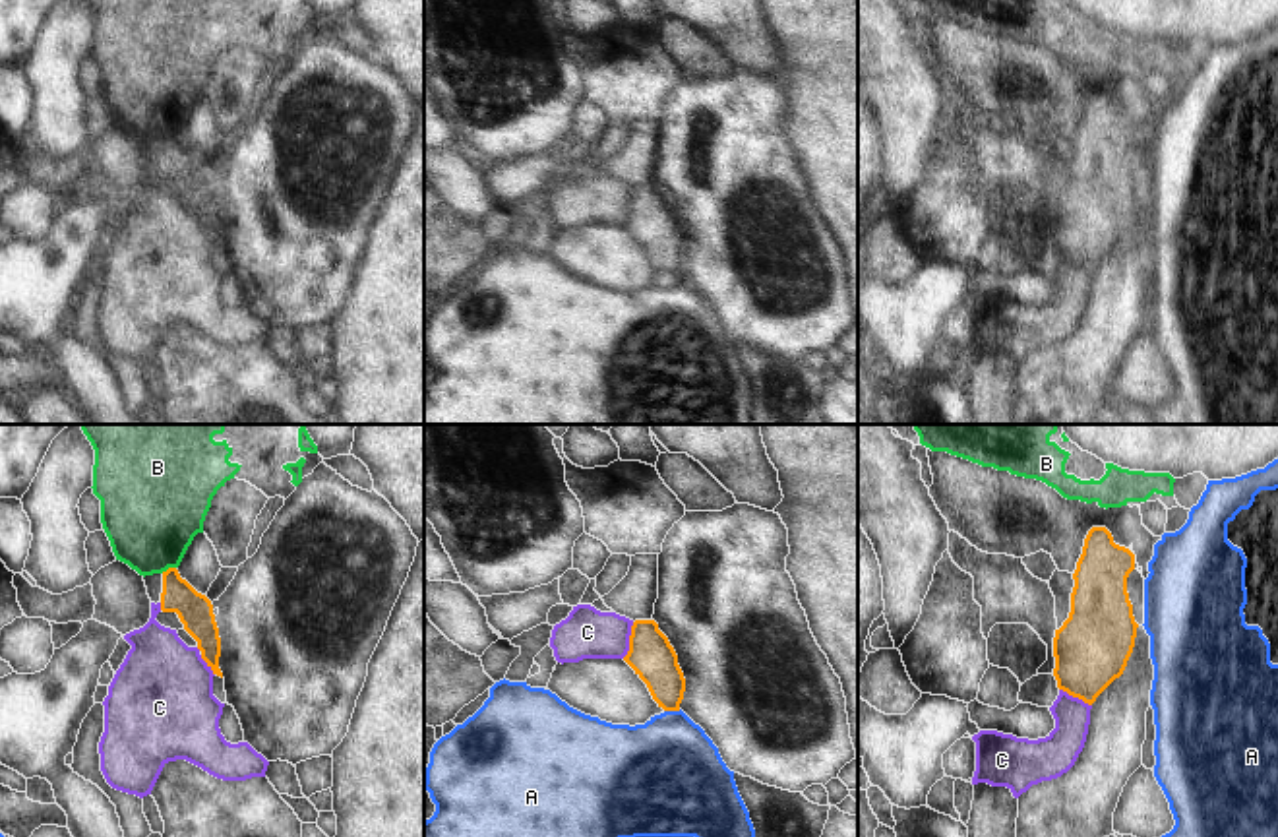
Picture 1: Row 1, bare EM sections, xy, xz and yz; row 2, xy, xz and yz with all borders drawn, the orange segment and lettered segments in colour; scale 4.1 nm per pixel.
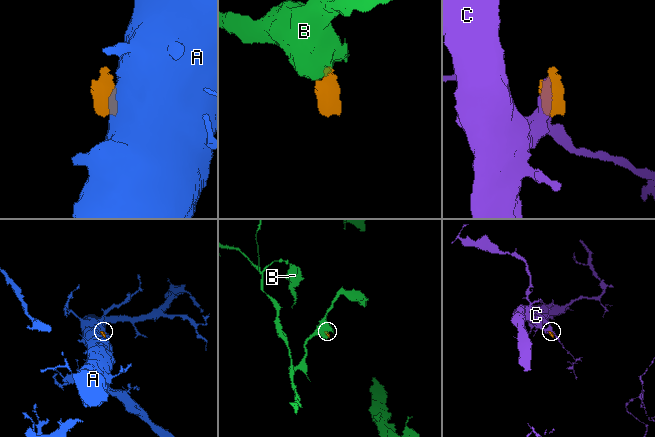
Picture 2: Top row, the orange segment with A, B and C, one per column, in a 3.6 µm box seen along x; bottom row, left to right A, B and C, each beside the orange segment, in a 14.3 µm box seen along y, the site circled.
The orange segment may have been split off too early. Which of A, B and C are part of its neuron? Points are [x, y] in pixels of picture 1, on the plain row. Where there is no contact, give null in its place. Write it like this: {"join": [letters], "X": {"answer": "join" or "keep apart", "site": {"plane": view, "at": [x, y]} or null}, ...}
{"join": [], "A": {"answer": "keep apart", "site": {"plane": "xz", "at": [672, 276]}}, "B": {"answer": "keep apart", "site": {"plane": "xy", "at": [169, 134]}}, "C": {"answer": "keep apart", "site": {"plane": "xz", "at": [630, 206]}}}

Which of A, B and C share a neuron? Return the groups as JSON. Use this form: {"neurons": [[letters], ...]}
{"neurons": [["A"], ["B"], ["C"]]}

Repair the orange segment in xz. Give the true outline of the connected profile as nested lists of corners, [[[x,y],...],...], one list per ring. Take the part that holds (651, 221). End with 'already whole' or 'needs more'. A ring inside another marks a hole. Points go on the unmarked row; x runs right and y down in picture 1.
[[[635,186],[629,217],[624,227],[647,250],[653,265],[664,277],[680,277],[685,244],[678,221],[654,186]]]; already whole

